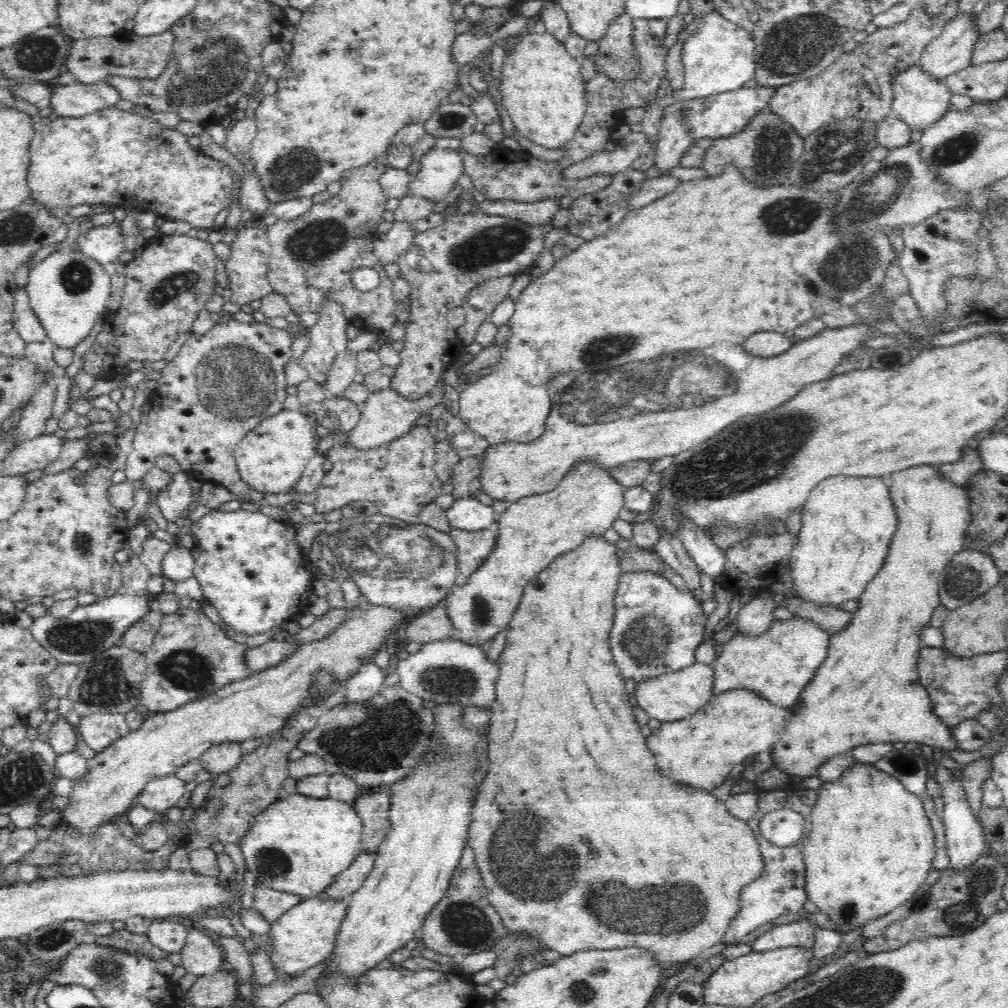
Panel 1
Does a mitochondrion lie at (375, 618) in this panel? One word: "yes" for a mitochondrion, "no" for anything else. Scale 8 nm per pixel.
no

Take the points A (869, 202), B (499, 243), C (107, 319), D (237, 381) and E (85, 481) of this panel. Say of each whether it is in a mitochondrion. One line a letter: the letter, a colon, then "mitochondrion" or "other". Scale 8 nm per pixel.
A: mitochondrion
B: mitochondrion
C: other
D: mitochondrion
E: other

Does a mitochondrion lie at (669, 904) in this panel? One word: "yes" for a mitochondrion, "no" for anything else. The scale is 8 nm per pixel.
yes

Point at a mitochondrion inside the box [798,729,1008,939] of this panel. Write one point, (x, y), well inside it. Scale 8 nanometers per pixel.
(972, 897)

